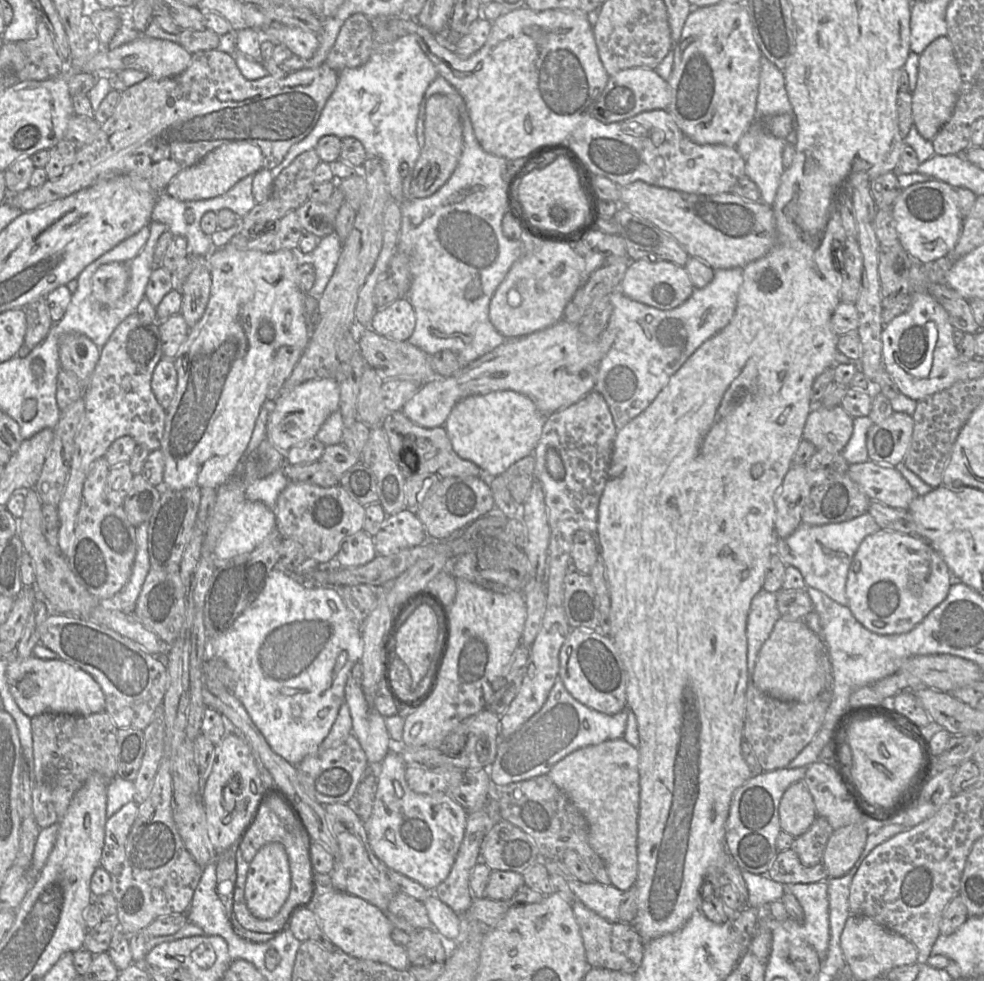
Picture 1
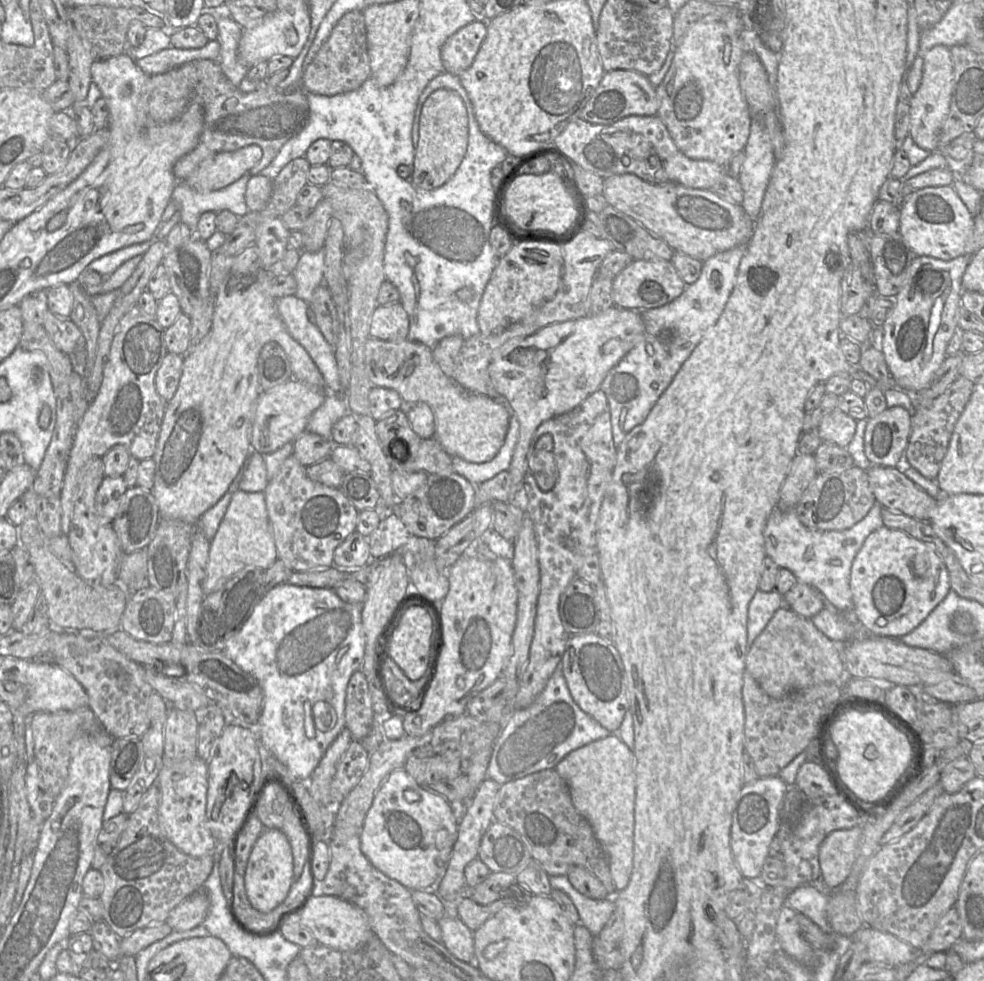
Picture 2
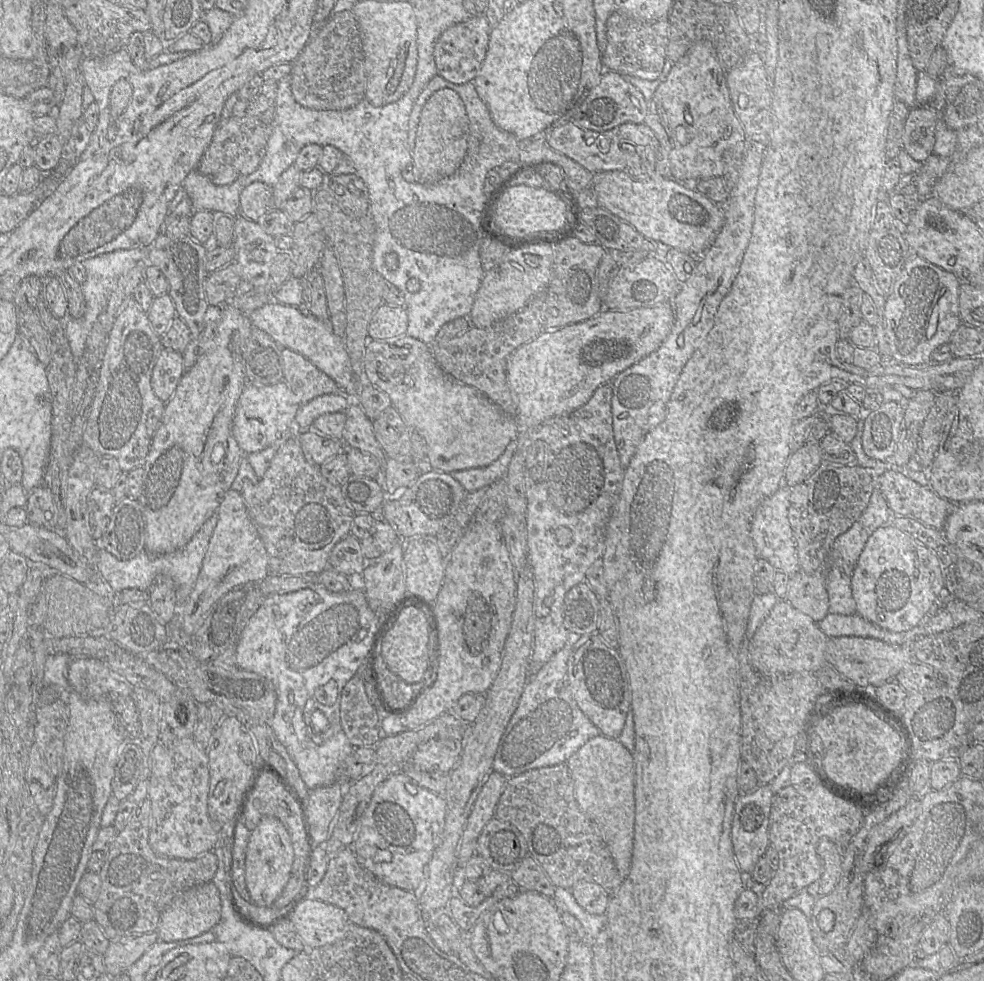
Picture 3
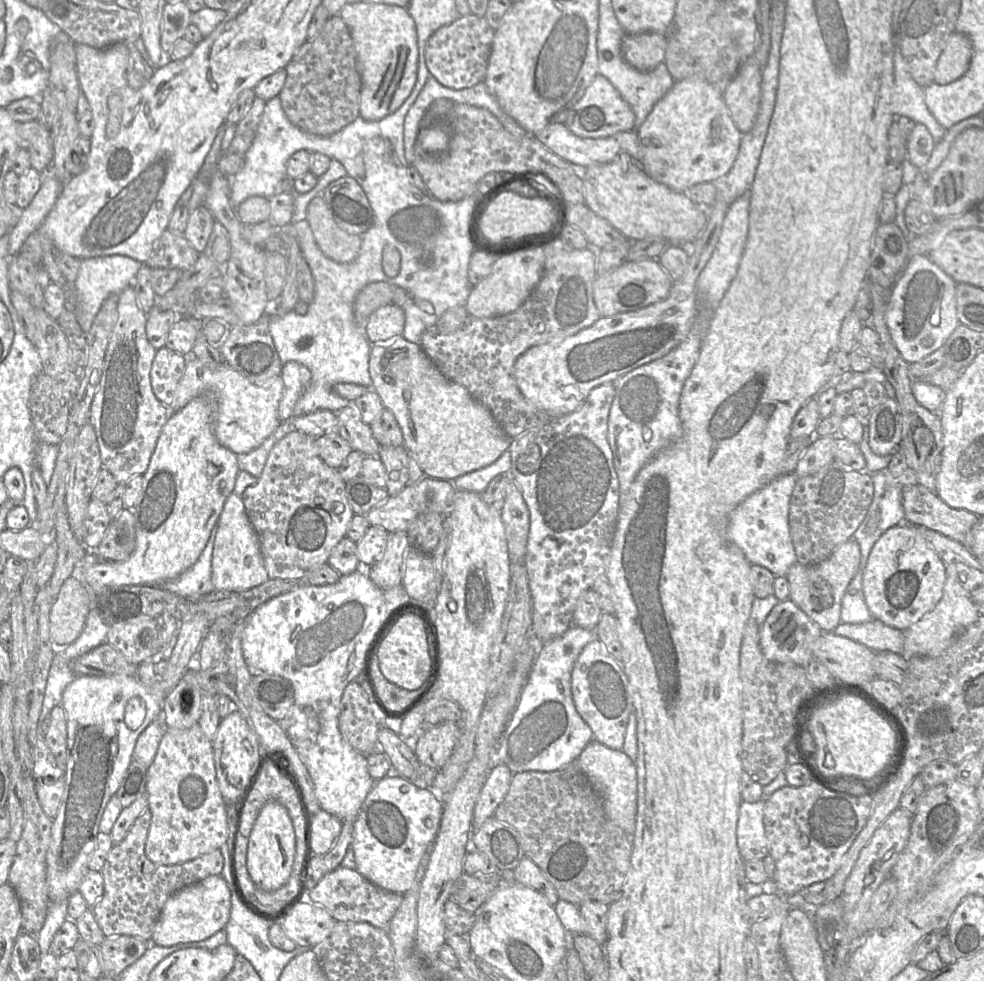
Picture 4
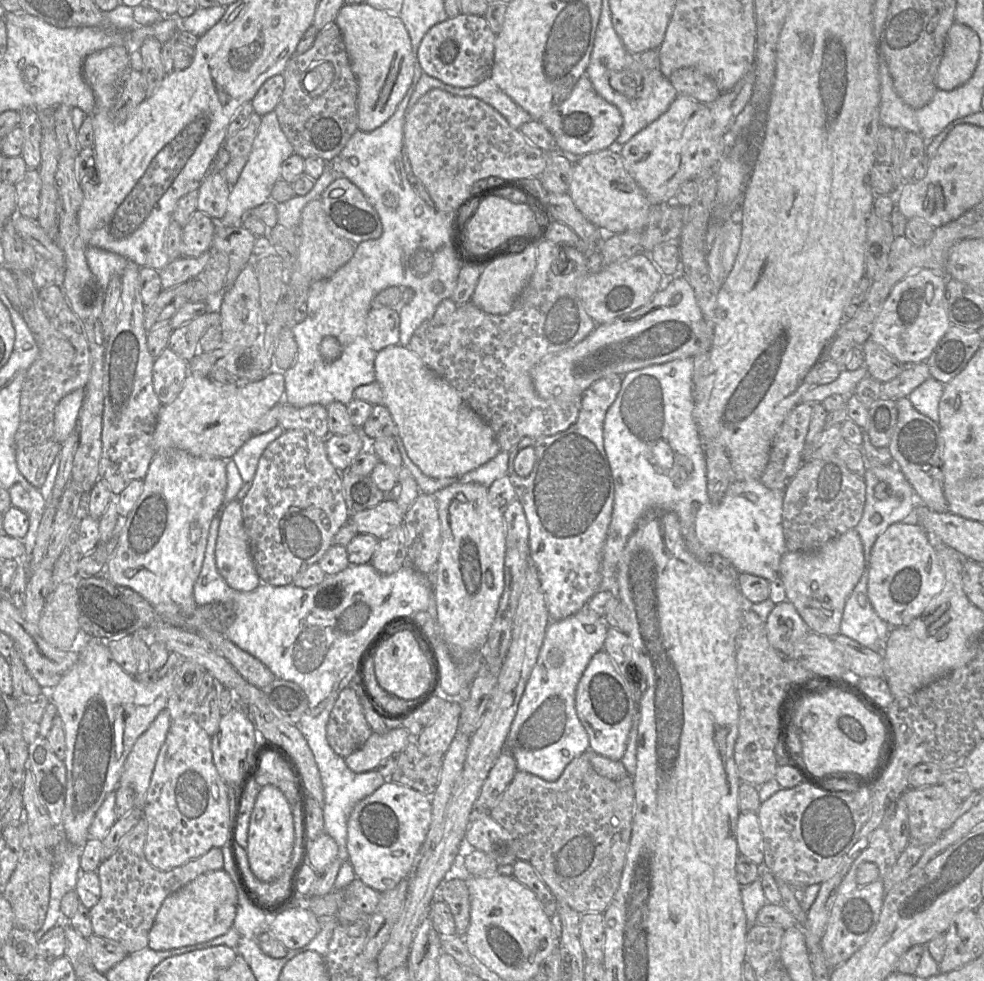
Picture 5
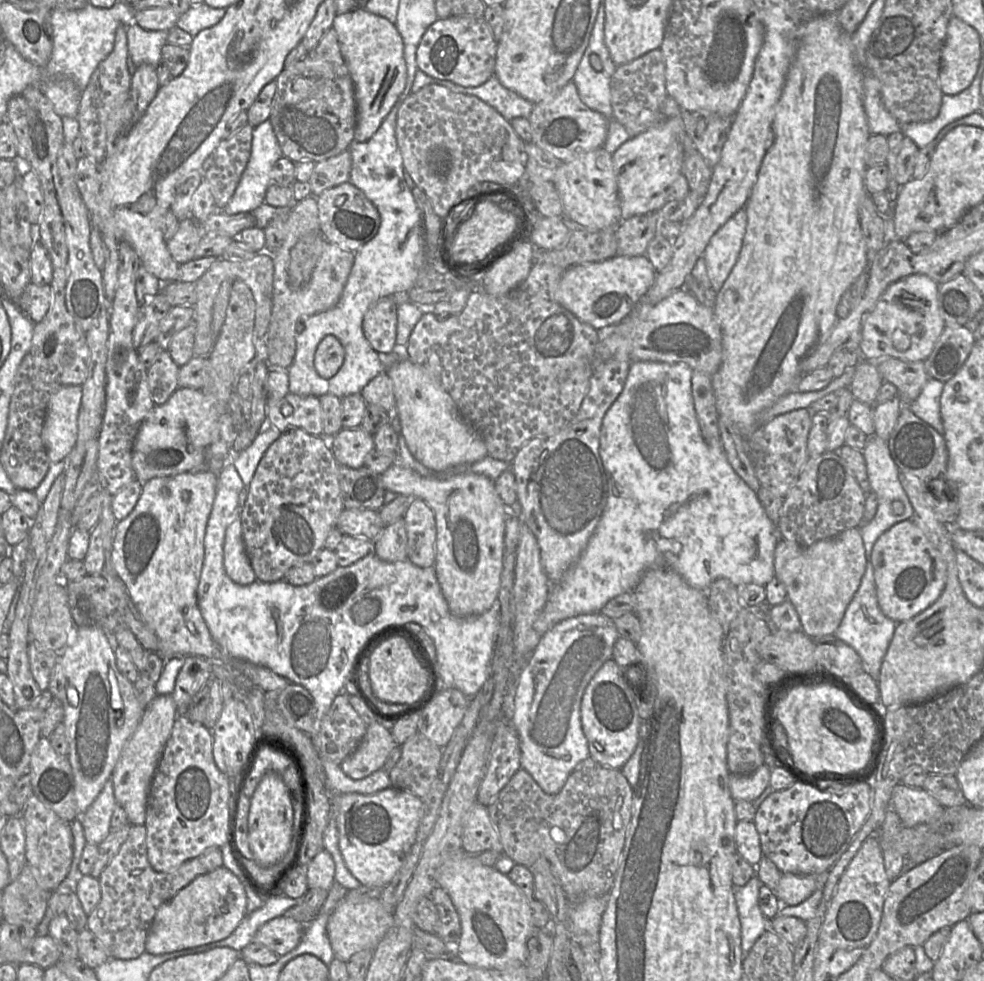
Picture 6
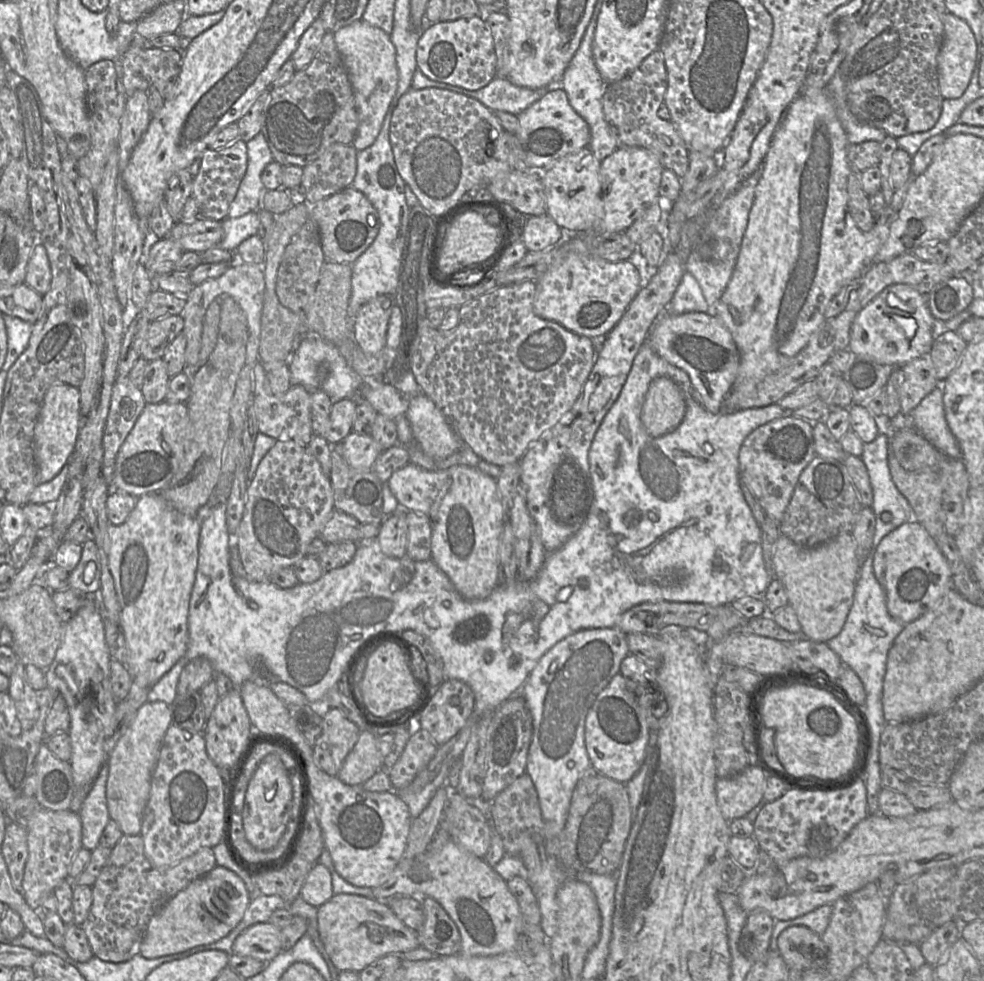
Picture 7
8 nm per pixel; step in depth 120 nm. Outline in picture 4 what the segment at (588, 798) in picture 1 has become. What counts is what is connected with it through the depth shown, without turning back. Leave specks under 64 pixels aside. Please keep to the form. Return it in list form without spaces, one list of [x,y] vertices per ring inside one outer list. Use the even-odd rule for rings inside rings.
[[[593,739],[576,760],[593,787],[603,798],[604,810],[609,820],[633,836],[637,815],[636,764],[623,751],[615,750]]]

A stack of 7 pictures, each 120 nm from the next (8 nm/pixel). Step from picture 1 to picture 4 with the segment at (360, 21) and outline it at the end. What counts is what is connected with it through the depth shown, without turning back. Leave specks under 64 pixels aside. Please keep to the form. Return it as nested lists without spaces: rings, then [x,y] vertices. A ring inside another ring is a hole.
[[[339,14],[330,16],[318,35],[299,47],[285,69],[286,79],[279,98],[287,118],[300,130],[329,136],[359,116],[361,77],[356,51]]]

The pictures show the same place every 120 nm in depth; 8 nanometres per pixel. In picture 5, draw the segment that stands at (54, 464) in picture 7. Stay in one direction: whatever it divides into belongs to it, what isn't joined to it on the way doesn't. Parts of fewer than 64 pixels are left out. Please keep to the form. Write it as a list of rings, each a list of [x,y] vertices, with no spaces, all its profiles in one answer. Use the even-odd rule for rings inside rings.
[[[77,389],[61,399],[54,413],[54,434],[62,445],[73,433],[84,399],[84,389]]]

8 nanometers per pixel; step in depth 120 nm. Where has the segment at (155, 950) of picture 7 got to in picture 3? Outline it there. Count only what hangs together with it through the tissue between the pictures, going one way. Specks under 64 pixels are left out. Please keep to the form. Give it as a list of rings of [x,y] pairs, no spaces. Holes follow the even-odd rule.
[[[210,881],[183,891],[163,911],[156,933],[159,941],[173,942],[184,940],[211,931],[221,917],[221,899],[219,890]]]

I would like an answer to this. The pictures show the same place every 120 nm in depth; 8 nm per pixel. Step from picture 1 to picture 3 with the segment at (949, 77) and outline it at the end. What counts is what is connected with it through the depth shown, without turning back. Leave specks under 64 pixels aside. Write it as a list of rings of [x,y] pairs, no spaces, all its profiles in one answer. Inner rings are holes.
[[[918,104],[905,120],[904,150],[916,161],[926,161],[934,152],[935,130],[942,118],[939,104]]]

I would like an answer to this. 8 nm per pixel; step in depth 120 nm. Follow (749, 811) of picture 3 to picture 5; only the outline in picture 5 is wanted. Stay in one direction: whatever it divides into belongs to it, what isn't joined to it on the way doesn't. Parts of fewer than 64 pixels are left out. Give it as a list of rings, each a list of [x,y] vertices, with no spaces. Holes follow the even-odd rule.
[[[741,812],[736,827],[736,842],[739,854],[756,865],[763,866],[764,843],[757,812]]]

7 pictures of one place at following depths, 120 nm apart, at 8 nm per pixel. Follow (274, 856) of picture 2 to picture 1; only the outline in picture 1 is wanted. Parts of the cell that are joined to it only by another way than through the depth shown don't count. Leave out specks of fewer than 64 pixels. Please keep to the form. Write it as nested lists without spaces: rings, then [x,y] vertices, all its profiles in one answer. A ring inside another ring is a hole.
[[[278,842],[264,845],[250,862],[245,884],[245,901],[248,909],[256,918],[271,919],[287,900],[290,888],[290,865],[284,846]]]

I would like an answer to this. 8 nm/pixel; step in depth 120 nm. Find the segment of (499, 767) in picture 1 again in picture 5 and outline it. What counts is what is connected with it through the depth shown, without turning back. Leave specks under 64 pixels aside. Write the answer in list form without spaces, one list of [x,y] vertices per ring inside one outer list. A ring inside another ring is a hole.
[[[586,607],[562,620],[551,620],[506,740],[505,749],[515,758],[518,770],[529,772],[546,781],[555,781],[574,758],[589,749],[588,734],[576,711],[576,688],[591,658],[604,649],[607,630],[608,625],[603,617],[595,615]]]

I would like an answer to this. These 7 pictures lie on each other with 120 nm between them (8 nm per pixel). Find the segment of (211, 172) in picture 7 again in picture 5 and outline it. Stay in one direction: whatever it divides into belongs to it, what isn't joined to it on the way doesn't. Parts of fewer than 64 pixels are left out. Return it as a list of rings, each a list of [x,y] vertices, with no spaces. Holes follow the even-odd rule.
[[[253,112],[245,125],[234,135],[227,137],[223,147],[229,152],[230,160],[220,172],[232,187],[247,163],[253,140],[261,123],[261,116]]]

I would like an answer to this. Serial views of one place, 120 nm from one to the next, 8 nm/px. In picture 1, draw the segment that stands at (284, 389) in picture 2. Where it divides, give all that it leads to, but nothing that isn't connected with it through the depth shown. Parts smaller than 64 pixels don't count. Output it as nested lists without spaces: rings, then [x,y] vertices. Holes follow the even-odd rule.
[[[312,379],[299,384],[290,392],[282,392],[271,406],[267,420],[266,438],[280,451],[287,453],[292,447],[311,438],[315,438],[326,419],[335,411],[340,410],[340,388],[335,379]]]

